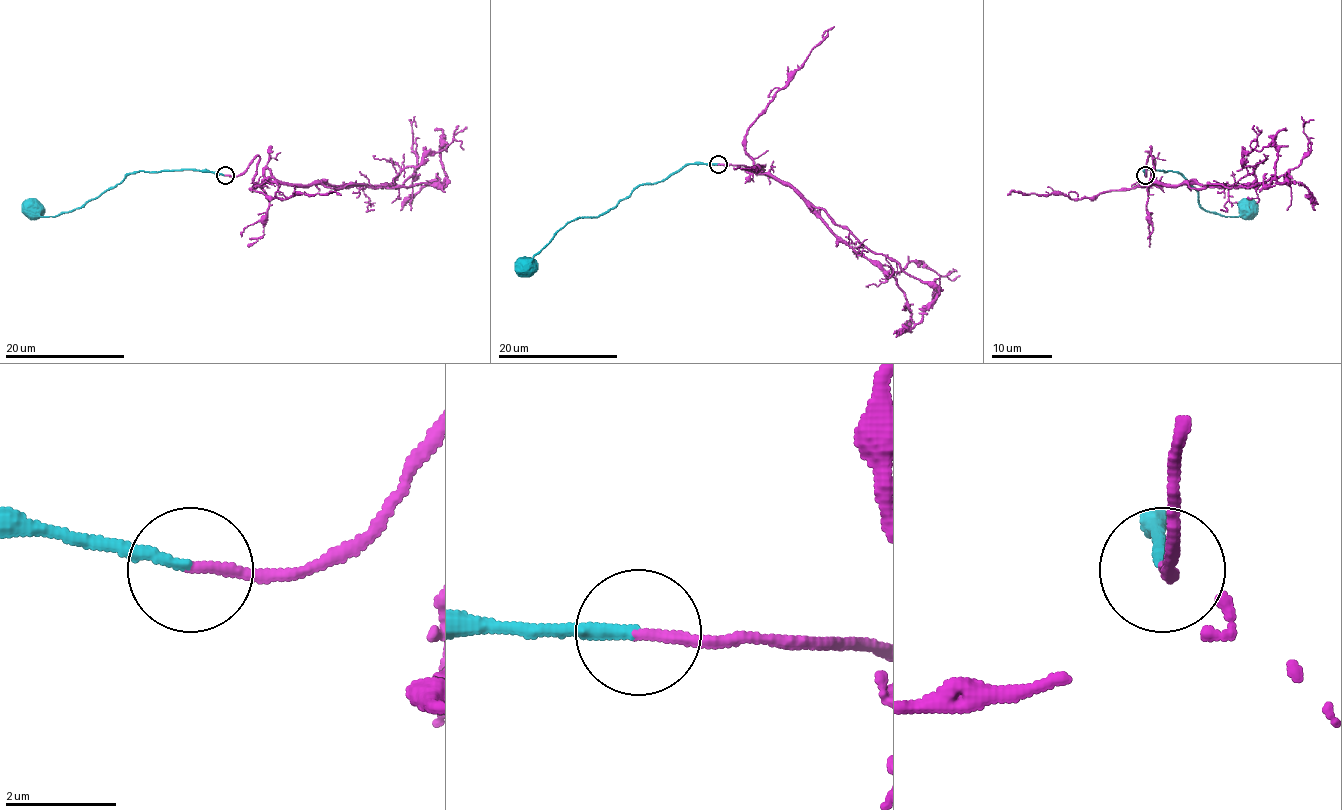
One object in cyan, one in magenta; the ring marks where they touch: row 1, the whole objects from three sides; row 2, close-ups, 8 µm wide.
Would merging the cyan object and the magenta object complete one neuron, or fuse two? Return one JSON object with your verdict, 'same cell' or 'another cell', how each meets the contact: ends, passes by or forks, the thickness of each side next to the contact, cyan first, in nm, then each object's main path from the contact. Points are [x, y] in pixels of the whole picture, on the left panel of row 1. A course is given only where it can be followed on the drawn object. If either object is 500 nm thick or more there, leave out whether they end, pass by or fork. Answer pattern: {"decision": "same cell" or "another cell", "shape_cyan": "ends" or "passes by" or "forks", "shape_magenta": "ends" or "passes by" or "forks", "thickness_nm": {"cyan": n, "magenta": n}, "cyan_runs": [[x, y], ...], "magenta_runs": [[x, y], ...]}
{"decision": "same cell", "shape_cyan": "ends", "shape_magenta": "ends", "thickness_nm": {"cyan": 200, "magenta": 180}, "cyan_runs": [[226, 175], [193, 171], [132, 172], [75, 208], [53, 216], [41, 216], [33, 210]], "magenta_runs": [[226, 175], [241, 175], [256, 156], [257, 184], [445, 186], [428, 183], [400, 210]]}

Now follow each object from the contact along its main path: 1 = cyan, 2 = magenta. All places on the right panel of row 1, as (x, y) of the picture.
1: (1145, 175), (1145, 171), (1178, 172), (1198, 192), (1198, 202), (1202, 208), (1225, 216), (1238, 216), (1247, 210)
2: (1145, 175), (1150, 156), (1154, 184), (1196, 189), (1300, 183), (1315, 210)

